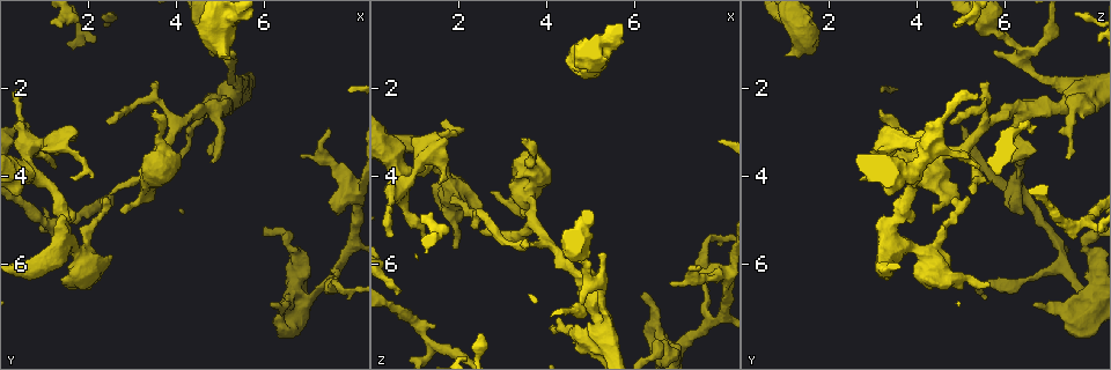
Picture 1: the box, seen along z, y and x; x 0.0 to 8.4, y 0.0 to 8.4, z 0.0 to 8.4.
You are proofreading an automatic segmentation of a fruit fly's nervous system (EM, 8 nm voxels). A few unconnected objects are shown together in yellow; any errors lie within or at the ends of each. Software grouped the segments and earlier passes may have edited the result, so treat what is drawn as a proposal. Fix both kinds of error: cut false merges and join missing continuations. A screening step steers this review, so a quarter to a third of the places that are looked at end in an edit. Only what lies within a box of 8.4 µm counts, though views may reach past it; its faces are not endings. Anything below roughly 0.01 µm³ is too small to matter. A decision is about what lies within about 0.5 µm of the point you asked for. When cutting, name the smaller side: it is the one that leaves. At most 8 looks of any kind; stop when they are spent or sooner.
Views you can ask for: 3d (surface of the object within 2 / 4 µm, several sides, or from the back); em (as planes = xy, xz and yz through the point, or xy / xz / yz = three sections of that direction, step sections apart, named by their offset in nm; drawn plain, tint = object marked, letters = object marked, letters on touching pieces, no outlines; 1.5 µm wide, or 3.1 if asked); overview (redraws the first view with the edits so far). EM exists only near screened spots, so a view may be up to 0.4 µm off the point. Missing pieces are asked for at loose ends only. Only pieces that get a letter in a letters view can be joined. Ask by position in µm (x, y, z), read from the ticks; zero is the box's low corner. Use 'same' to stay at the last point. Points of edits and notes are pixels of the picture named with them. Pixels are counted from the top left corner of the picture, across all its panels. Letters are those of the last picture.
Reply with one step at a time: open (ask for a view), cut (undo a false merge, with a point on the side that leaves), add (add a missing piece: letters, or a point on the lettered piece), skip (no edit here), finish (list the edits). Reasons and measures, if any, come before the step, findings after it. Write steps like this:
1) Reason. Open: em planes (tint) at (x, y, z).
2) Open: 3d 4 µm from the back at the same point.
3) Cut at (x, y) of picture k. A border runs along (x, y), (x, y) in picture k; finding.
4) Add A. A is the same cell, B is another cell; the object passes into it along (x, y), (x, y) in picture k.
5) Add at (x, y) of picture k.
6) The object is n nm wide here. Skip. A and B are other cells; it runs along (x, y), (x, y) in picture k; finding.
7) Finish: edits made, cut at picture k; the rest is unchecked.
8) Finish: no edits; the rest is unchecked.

Open: 3d 2 µm at (6.50, 5.60, 7.80).

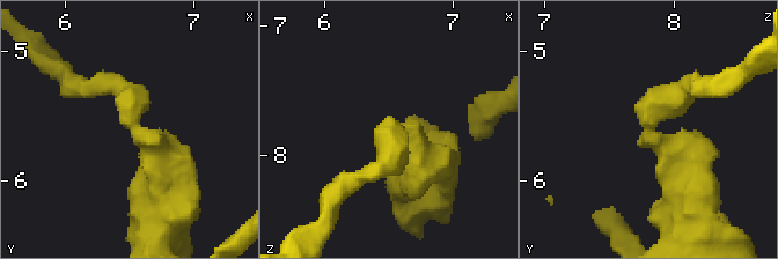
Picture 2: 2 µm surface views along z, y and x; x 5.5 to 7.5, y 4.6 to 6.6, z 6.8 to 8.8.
The arms are 170, 220 nm wide; now the EM. Open: em planes (letters) at (6.56, 5.60, 7.80).

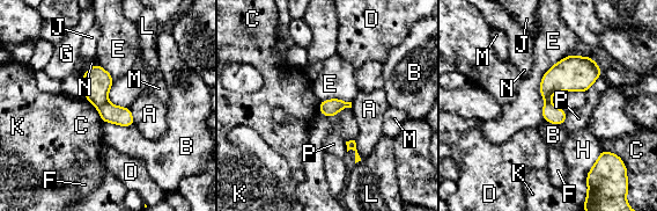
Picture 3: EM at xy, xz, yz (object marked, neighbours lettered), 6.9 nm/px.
Cut at (96, 81) of picture 3. A, B, C, D, E, F, G, H, J, K, L, M, N and P are other cells; a border runs along (106, 101), (97, 108) in picture 3; a second neuron is stuck on.

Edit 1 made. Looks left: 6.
Open: overview.

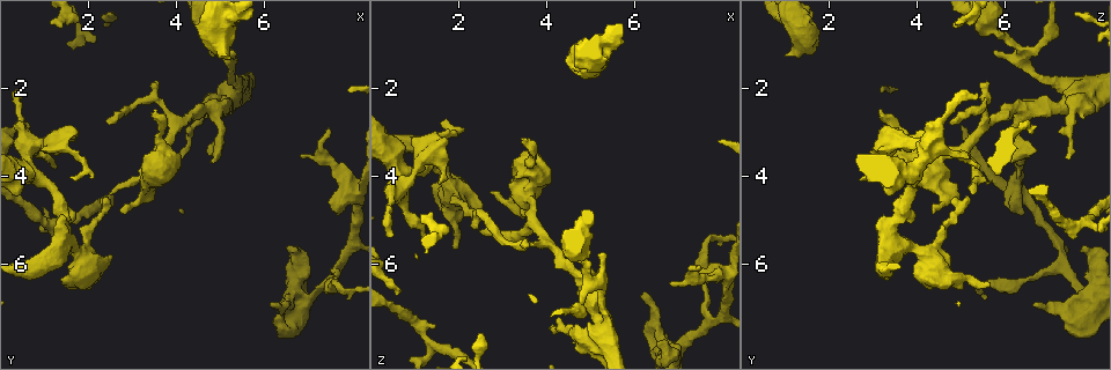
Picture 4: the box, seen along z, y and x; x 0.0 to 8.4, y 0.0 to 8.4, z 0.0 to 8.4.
An open end. Open: 3d 2 µm at (6.80, 3.55, 6.40).

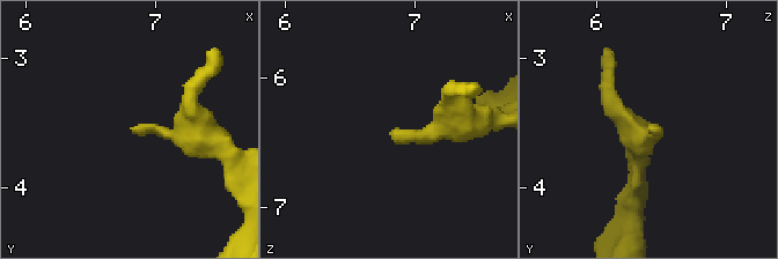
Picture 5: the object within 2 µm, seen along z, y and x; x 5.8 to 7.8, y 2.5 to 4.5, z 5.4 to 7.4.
Now the EM. Open: em xy step 4 (tint) at (6.82, 3.52, 6.44).

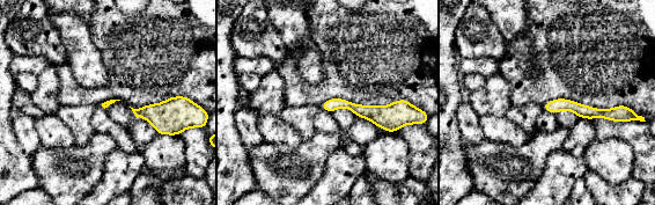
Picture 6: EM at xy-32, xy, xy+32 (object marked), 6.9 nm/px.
Open: em planes (letters) at the same point.

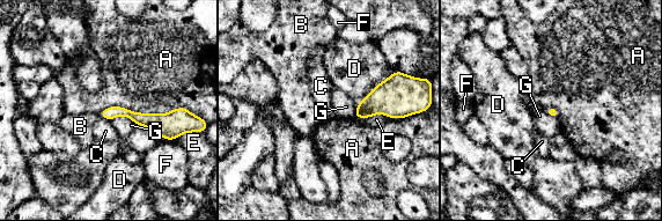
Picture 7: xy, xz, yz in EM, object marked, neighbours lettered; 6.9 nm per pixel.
The longest contact is with A, 550 nm. Skip. A, B, C, D, E, F and G are other cells; none of them fits.

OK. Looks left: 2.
Branch stops here. Open: em planes (tint) at (1.40, 0.65, 4.80).

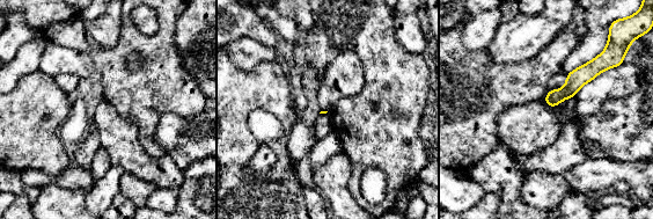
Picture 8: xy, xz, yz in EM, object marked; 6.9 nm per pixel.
What lies round it. Open: em planes (letters) at the same point.

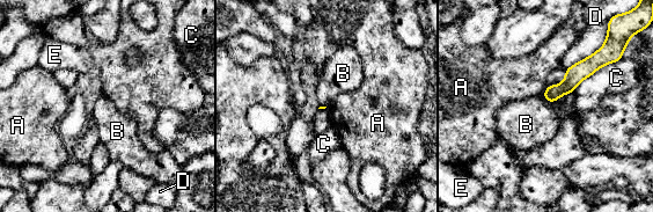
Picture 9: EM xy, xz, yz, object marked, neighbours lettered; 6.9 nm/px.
Skip. A, B, C, D and E are other cells; a border runs along (542, 96), (551, 103) in picture 9; no lettered piece goes on from it.

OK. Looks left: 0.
Finish: edits made, cut at picture 3; the rest is unchecked.

